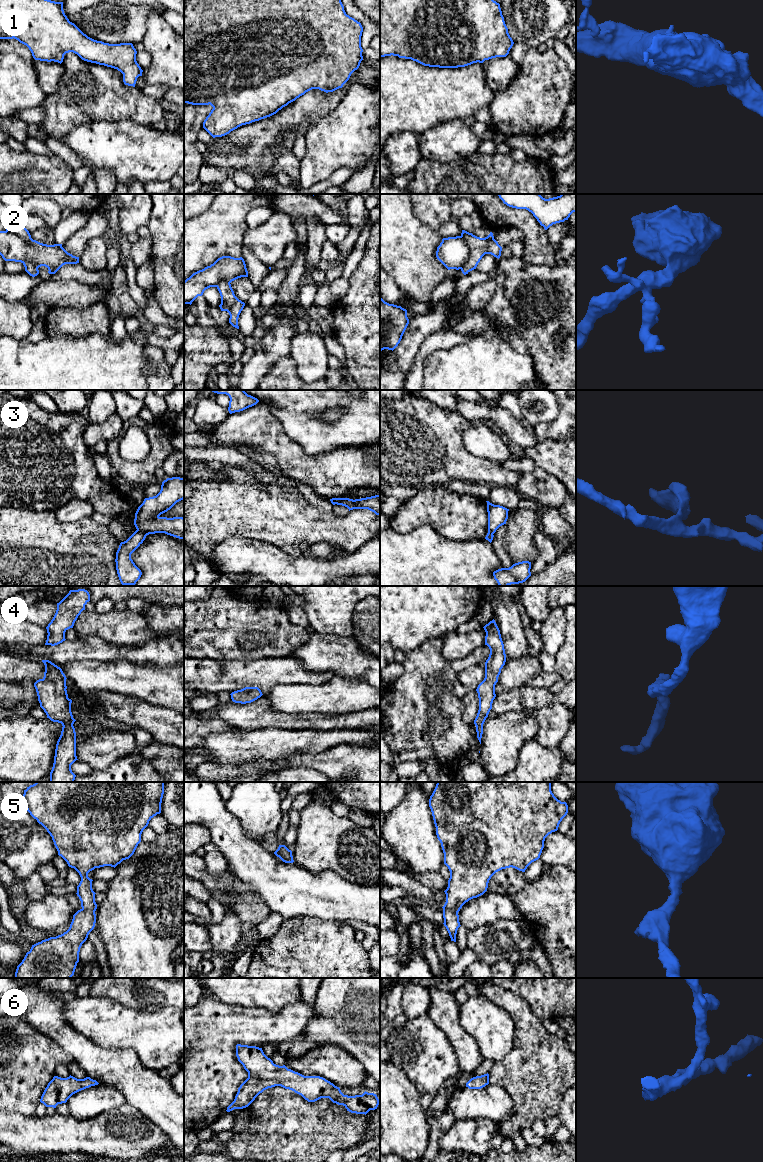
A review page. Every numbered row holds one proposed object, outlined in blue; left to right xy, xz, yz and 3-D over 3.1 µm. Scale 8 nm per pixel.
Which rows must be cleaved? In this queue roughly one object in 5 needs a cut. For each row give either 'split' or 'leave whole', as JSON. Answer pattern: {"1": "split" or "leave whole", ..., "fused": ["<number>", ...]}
{"1": "leave whole", "2": "split", "3": "split", "4": "leave whole", "5": "leave whole", "6": "leave whole", "fused": ["2", "3"]}

